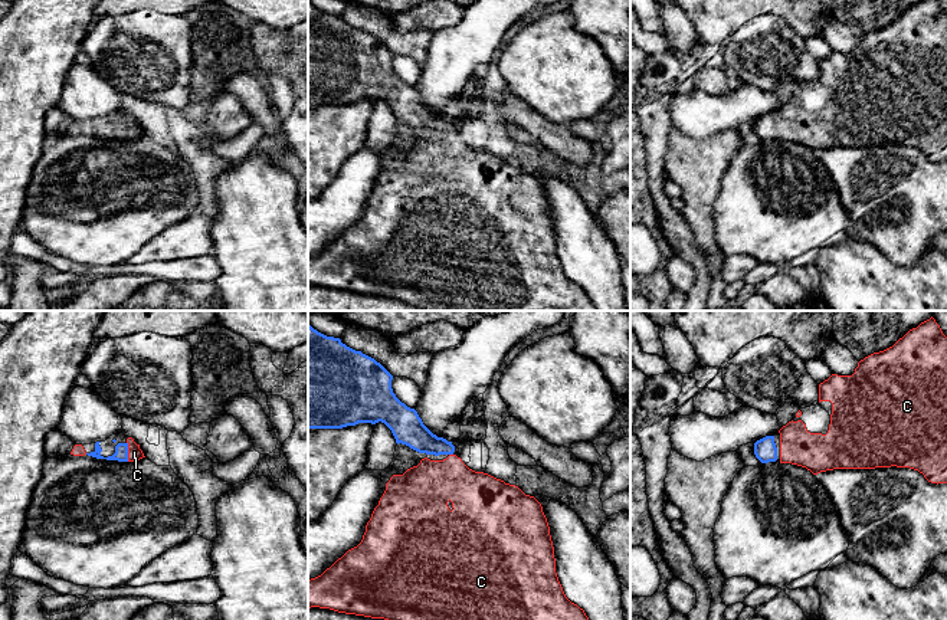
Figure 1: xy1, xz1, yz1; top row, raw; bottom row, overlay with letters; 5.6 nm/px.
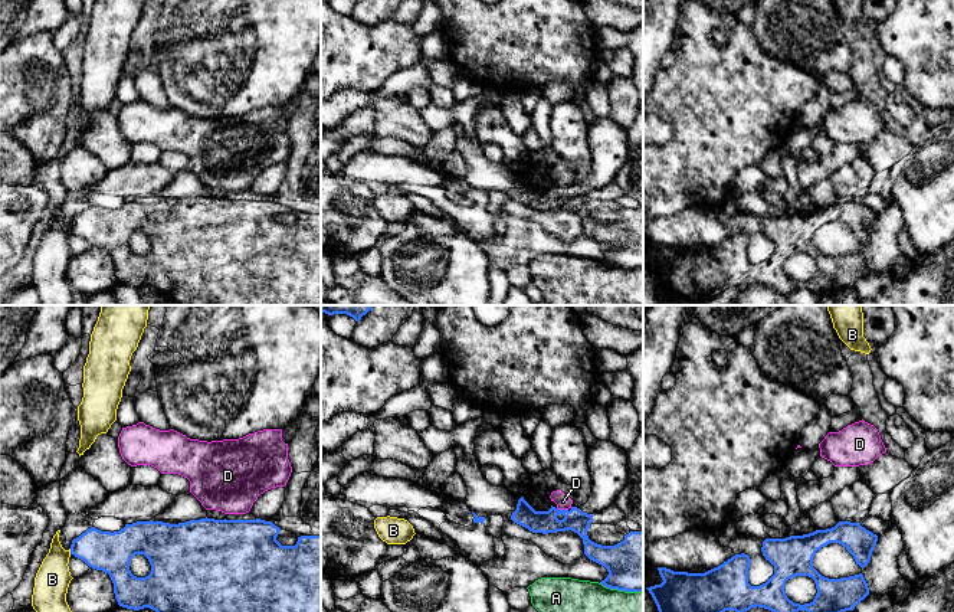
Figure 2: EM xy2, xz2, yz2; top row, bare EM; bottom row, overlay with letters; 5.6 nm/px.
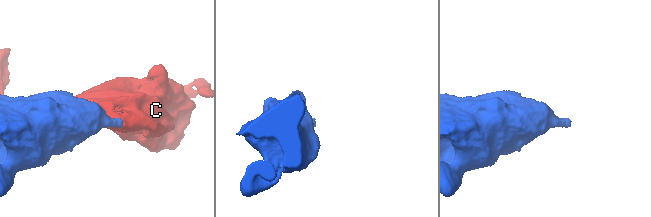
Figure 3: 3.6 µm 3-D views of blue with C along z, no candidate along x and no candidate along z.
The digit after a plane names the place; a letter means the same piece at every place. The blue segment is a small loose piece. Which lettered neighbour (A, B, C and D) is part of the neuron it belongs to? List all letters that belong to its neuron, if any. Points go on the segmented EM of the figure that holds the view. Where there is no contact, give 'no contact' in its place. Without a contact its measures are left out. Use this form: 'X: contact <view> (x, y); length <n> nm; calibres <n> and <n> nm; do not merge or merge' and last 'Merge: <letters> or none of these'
A: contact xz2 (622, 589); length 240 nm; calibres 320 and 180 nm; do not merge
B: contact xy2 (71, 552); length 30 nm; calibres 220 and 190 nm; do not merge
C: contact xy1 (127, 452); length 110 nm; calibres 80 and 80 nm; merge
D: contact xz2 (563, 510); length 70 nm; calibres 130 and 90 nm; do not merge
Merge: C

